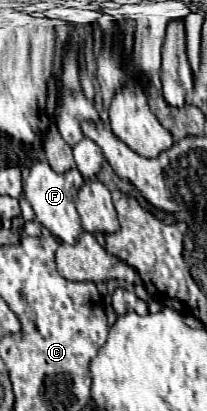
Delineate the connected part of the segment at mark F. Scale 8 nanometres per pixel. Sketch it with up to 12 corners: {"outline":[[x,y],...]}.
{"outline":[[35,163],[23,185],[37,221],[65,243],[83,231],[71,171]]}

